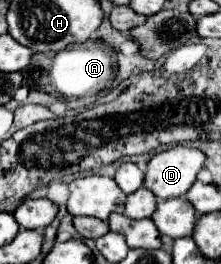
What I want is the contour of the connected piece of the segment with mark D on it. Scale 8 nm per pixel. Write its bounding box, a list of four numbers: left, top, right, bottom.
[143,146,205,198]

